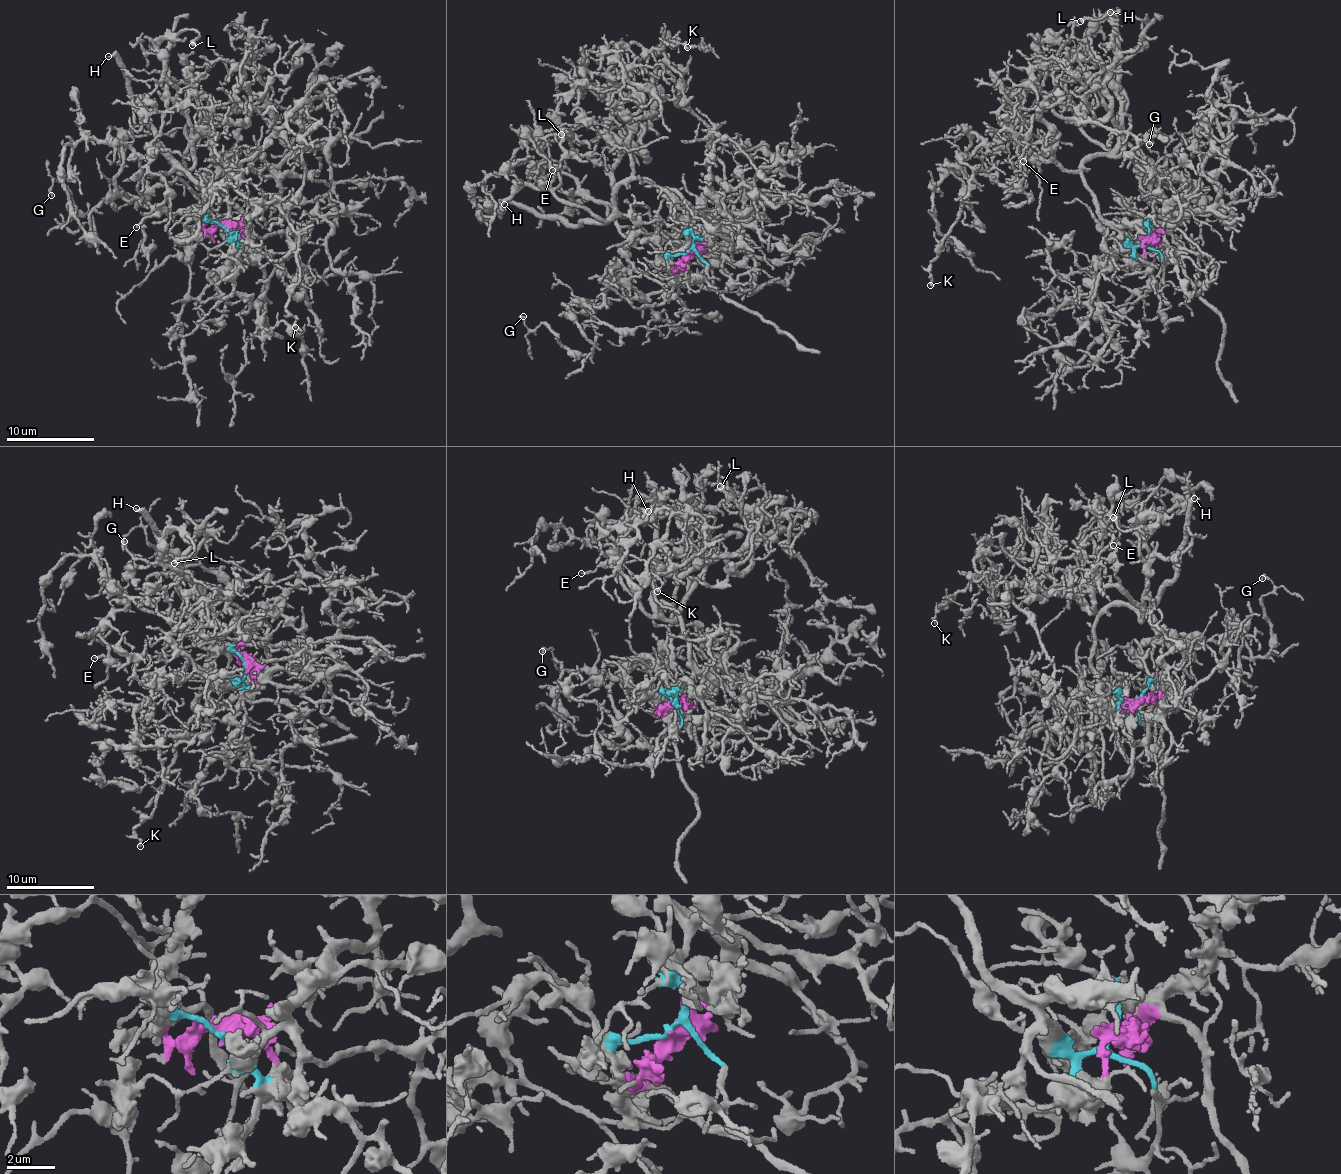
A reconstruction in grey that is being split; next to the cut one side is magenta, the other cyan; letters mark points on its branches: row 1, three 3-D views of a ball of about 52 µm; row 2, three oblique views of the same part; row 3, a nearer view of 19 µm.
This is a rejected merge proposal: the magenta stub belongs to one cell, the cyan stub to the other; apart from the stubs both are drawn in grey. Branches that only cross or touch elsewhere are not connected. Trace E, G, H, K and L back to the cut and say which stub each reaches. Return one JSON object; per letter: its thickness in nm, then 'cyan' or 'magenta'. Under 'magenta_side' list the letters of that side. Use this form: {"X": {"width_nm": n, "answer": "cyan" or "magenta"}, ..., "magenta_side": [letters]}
{"E": {"width_nm": 170, "answer": "cyan"}, "G": {"width_nm": 180, "answer": "cyan"}, "H": {"width_nm": 240, "answer": "cyan"}, "K": {"width_nm": 180, "answer": "cyan"}, "L": {"width_nm": 300, "answer": "cyan"}, "magenta_side": []}

